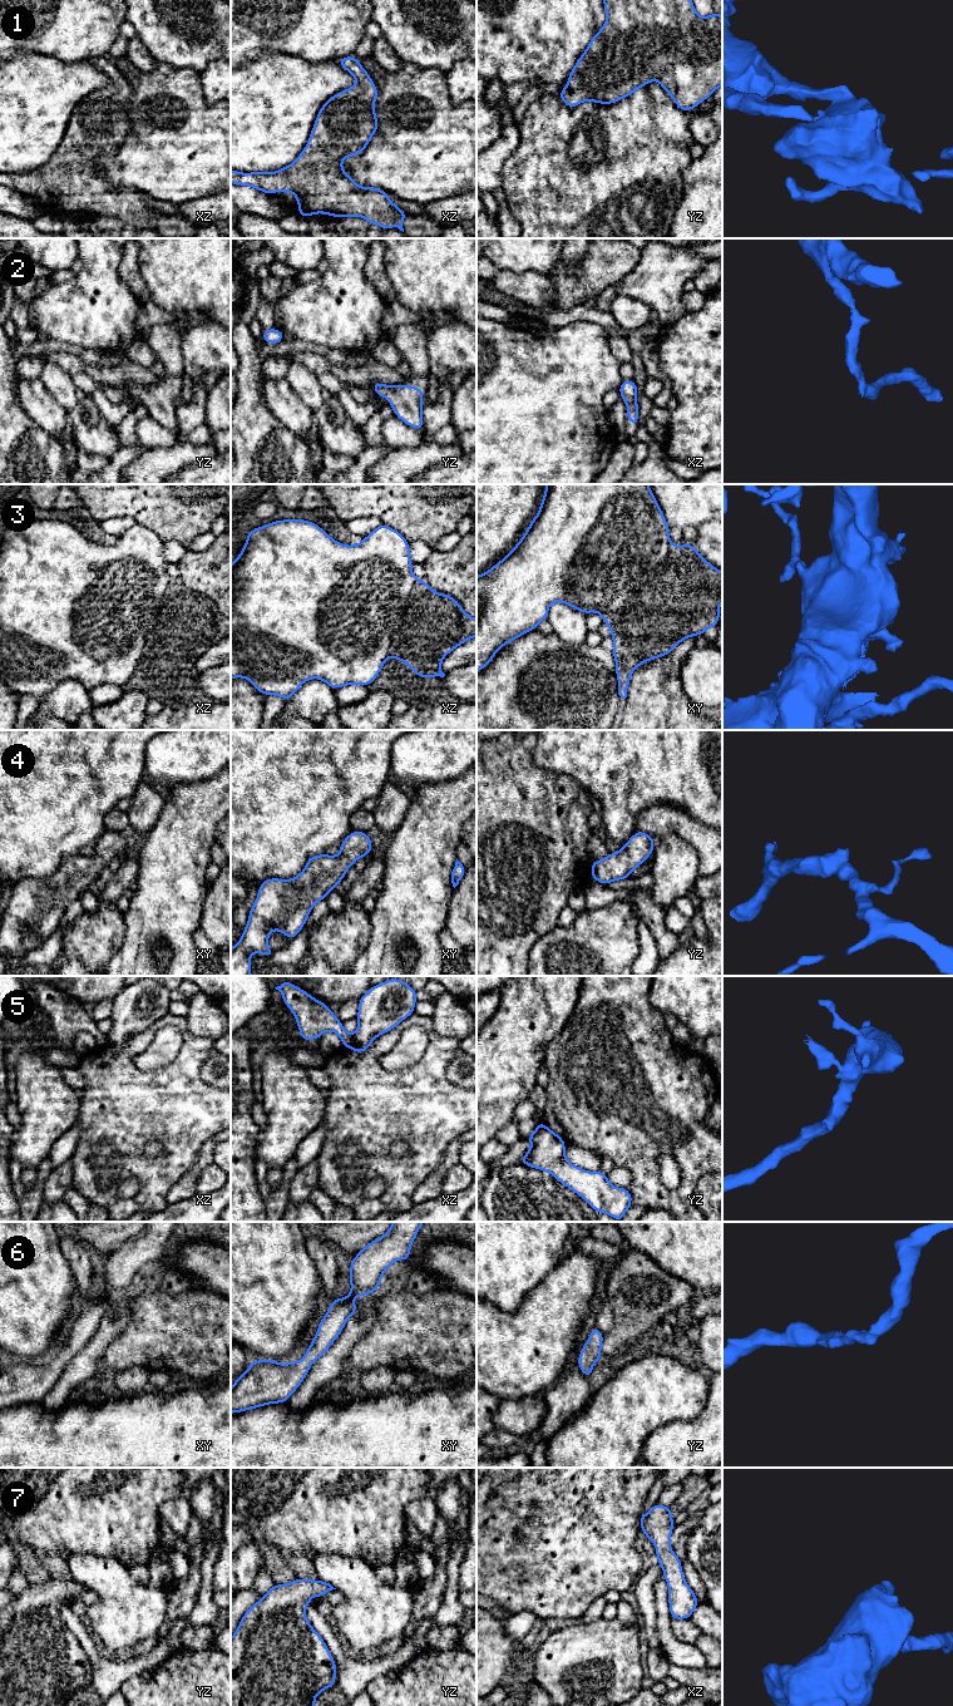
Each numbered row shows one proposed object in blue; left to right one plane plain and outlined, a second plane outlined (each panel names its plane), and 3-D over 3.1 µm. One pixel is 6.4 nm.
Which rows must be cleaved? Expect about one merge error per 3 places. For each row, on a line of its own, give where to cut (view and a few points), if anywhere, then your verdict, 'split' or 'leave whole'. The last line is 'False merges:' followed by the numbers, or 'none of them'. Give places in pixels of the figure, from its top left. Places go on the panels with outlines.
1: no cut; leave whole
2: no cut; leave whole
3: cut in xz along (420, 580), (398, 611), (336, 588), (321, 614), (320, 635); split
4: no cut; leave whole
5: cut in xz along (352, 1035), (352, 1041), (347, 1046); split
6: no cut; leave whole
7: no cut; leave whole
False merges: 3, 5

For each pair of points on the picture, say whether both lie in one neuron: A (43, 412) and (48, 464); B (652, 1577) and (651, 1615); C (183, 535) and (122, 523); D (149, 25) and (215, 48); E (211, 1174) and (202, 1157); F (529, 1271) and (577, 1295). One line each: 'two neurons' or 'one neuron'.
A: two neurons
B: one neuron
C: two neurons
D: one neuron
E: two neurons
F: two neurons

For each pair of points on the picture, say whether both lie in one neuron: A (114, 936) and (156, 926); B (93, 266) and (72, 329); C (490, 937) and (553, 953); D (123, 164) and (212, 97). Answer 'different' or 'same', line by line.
A: different
B: same
C: different
D: different

